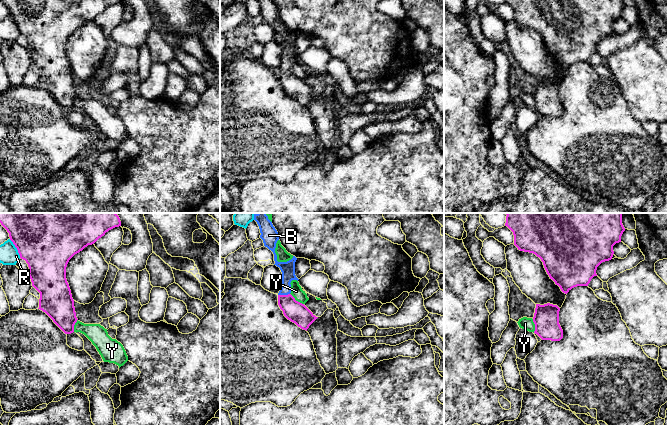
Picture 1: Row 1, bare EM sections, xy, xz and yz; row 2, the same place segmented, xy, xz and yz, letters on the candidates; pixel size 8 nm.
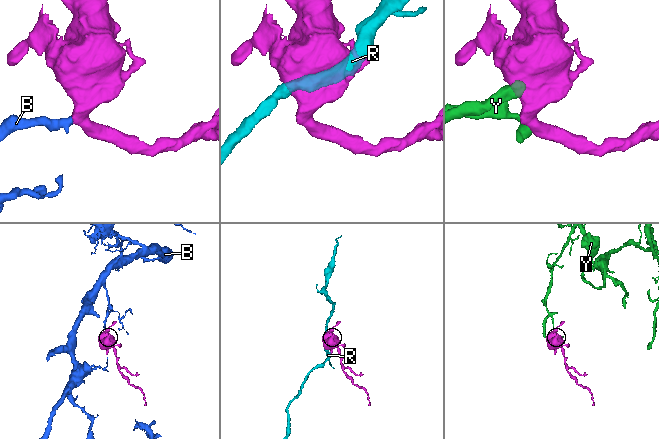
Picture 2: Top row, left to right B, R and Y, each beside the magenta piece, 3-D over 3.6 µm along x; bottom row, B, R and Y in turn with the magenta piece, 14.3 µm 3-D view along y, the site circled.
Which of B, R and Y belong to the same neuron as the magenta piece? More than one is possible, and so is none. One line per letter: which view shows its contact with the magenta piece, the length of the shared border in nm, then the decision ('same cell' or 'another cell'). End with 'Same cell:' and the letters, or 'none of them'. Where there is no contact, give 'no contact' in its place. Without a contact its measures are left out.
B: meets magenta in xz; contact 100 nm long; same cell
R: meets magenta in xy; contact 180 nm long; another cell
Y: meets magenta in xz; contact 140 nm long; another cell
Same cell: B

